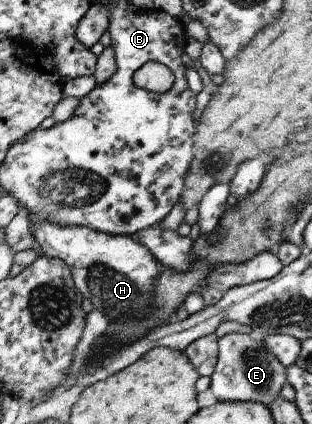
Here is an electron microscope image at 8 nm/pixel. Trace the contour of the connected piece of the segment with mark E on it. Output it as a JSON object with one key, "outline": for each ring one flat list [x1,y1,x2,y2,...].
{"outline":[[240,332,217,338,217,360,209,375,210,393,217,401,253,401,267,405,278,396,285,381,285,367,276,361,261,342,254,342]]}

